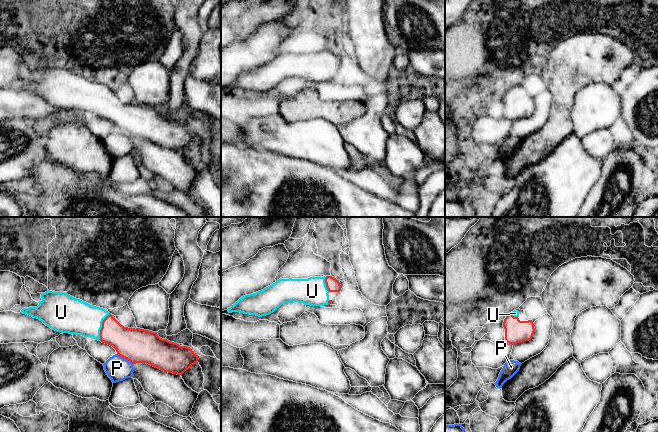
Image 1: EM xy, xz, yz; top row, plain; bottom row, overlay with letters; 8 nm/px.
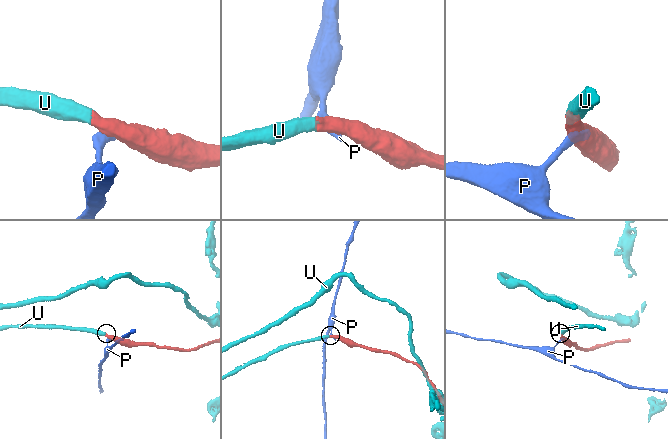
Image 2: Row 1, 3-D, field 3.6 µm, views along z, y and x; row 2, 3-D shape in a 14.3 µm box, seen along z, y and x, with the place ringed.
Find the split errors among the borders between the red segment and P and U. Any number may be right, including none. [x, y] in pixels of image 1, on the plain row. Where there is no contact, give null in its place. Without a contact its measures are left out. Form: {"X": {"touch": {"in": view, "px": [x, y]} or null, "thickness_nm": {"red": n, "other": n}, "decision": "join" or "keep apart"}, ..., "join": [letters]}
{"P": {"touch": {"in": "xy", "px": [124, 133]}, "thickness_nm": {"red": 280, "other": 190}, "decision": "keep apart"}, "U": {"touch": {"in": "xy", "px": [102, 103]}, "thickness_nm": {"red": 240, "other": 280}, "decision": "join"}, "join": ["U"]}

